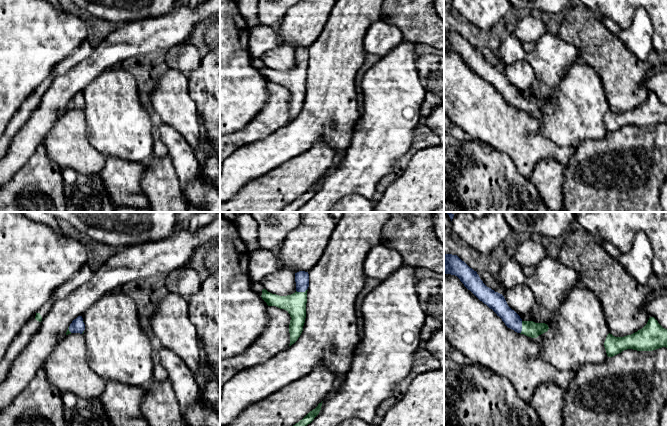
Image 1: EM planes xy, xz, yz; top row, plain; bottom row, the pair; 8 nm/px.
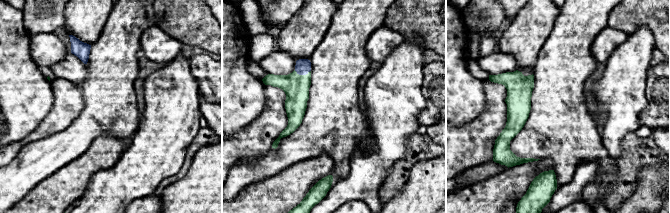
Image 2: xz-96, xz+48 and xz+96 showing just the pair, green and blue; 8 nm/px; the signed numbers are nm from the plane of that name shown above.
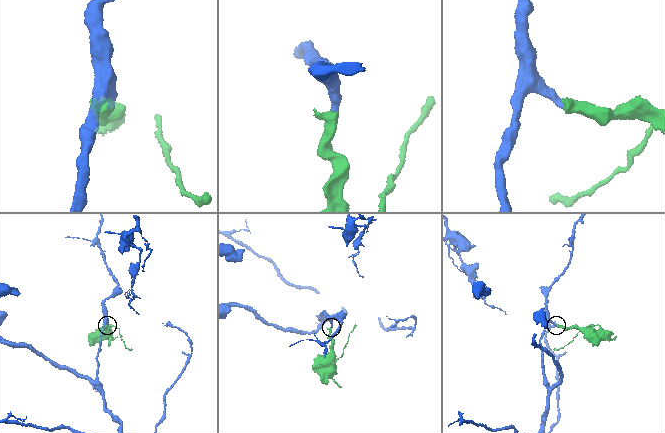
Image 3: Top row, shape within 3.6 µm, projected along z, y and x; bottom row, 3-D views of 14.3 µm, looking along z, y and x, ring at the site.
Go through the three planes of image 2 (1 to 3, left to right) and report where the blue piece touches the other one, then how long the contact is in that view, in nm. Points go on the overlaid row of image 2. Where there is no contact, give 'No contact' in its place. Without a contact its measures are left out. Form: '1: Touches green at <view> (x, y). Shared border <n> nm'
1: No contact
2: Touches green at xz+48 (302, 75). Shared border 140 nm
3: No contact

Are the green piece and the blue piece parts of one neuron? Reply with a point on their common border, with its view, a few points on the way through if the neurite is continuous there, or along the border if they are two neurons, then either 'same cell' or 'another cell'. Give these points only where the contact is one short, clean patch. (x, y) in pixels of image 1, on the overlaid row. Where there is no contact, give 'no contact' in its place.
contact yz (522, 327); way yz (531, 329), (522, 327), (512, 320); same cell

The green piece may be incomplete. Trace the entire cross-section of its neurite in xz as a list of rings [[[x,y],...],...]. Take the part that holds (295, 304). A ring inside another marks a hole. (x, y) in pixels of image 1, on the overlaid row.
[[[305,271],[295,273],[296,292],[279,296],[262,290],[262,299],[268,306],[276,306],[286,310],[291,317],[289,324],[290,344],[294,344],[300,337],[306,318],[307,291],[309,287],[309,274]]]

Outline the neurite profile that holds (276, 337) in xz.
[[[268,306],[268,326],[263,334],[243,353],[220,360],[220,398],[224,385],[238,372],[260,366],[289,347],[290,314],[276,306]]]

